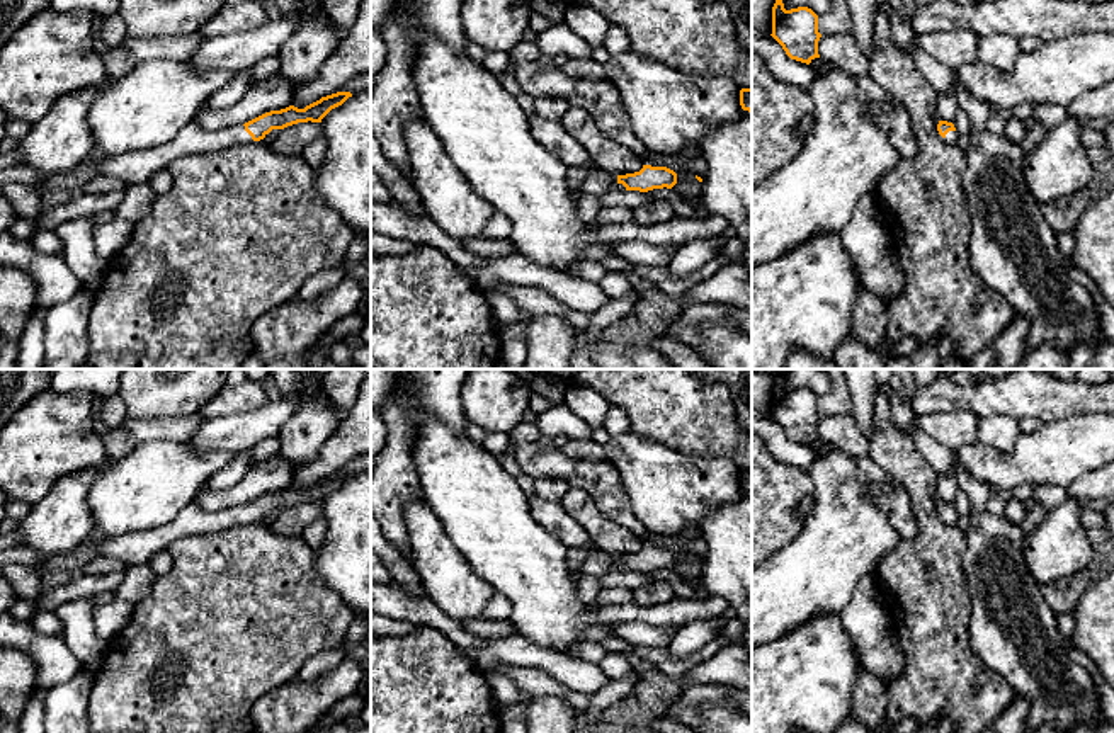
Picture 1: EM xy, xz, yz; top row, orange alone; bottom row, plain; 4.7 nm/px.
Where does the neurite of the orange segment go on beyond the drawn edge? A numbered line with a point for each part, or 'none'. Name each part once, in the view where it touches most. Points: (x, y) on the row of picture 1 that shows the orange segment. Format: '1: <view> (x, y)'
1: xy (194, 138)

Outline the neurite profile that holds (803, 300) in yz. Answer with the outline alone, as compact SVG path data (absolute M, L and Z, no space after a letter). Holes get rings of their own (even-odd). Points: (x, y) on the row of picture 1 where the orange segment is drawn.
M820 233L752 267L752 369L784 369L794 350L833 361L852 333L861 277L840 233Z

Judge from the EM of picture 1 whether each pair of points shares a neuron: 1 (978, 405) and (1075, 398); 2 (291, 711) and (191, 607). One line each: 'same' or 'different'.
1: same
2: different

